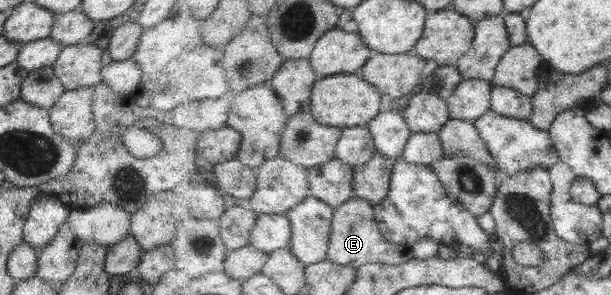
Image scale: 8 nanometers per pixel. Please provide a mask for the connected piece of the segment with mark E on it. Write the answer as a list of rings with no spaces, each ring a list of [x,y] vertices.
[[[354,197],[335,208],[328,250],[329,261],[358,269],[369,263],[403,264],[415,257],[411,246],[389,242],[383,236],[374,215],[374,205],[368,200]]]

